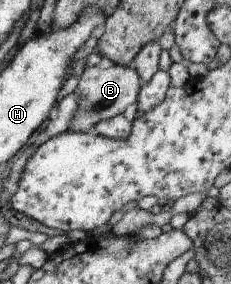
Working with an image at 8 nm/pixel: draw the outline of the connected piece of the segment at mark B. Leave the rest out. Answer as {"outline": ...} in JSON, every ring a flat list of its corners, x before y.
{"outline":[[111,65,105,69,86,67,79,76,73,93,77,95,77,109,73,111,72,121,67,125,67,131,85,133,99,121,107,120,122,114,126,107,137,100,141,83,135,69,129,65]]}

